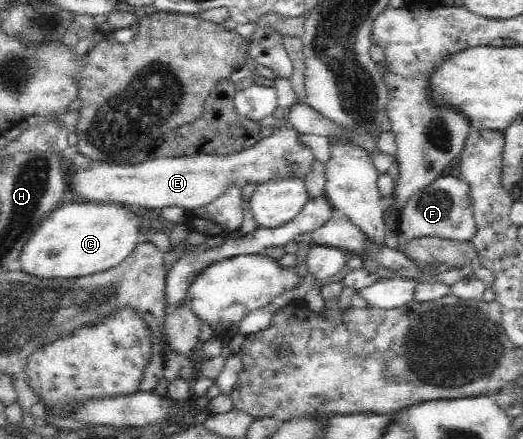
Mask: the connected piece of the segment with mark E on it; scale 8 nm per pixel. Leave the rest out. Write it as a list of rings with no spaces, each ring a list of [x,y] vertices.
[[[290,126],[276,127],[275,133],[262,139],[241,153],[229,155],[193,155],[183,159],[151,159],[143,163],[123,165],[107,160],[91,160],[83,169],[75,168],[71,177],[66,176],[71,191],[85,201],[102,204],[123,204],[140,208],[163,209],[179,206],[187,211],[209,205],[228,185],[245,183],[259,185],[268,179],[281,176],[299,176],[303,178],[308,172],[311,160],[315,158],[309,146],[304,145],[300,133]]]

